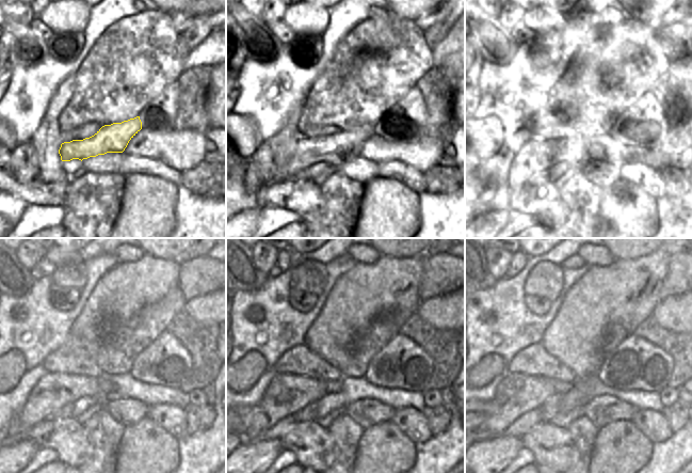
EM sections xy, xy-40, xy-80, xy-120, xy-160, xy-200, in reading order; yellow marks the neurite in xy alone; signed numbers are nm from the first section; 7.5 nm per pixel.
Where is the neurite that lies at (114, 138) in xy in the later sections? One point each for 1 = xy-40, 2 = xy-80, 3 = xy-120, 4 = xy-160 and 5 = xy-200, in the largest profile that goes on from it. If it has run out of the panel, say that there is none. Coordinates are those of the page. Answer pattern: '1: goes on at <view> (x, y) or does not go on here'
1: goes on at xy-40 (336, 150)
2: goes on at xy-80 (534, 152)
3: goes on at xy-120 (54, 391)
4: goes on at xy-160 (287, 394)
5: goes on at xy-200 (516, 394)

